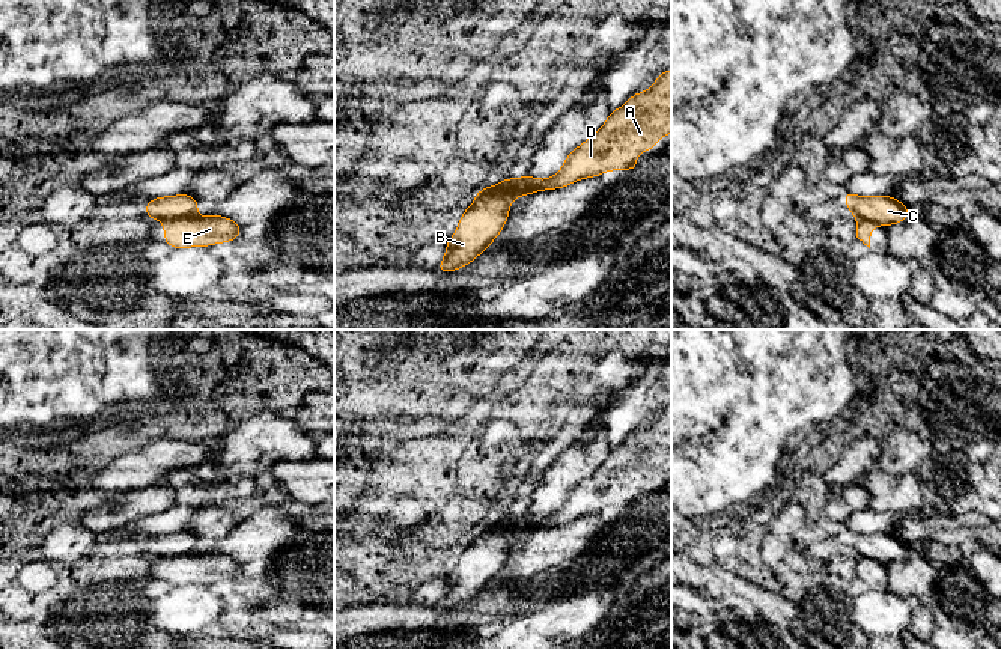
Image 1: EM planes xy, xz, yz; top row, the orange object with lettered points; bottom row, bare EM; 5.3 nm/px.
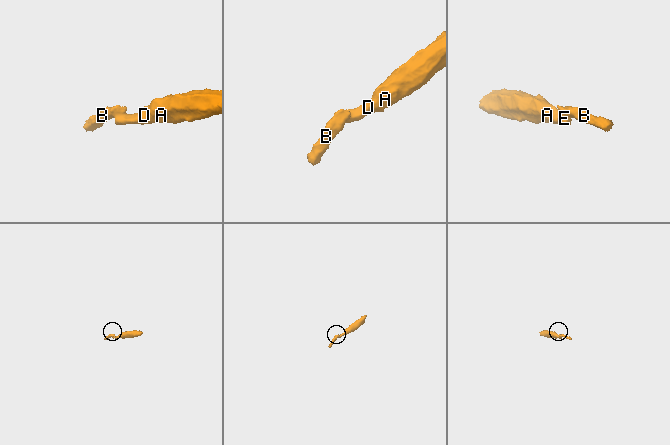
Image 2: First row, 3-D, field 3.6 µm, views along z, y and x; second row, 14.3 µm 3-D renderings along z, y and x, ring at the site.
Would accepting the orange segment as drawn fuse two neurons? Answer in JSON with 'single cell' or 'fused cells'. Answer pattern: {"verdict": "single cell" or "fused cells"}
{"verdict": "fused cells"}

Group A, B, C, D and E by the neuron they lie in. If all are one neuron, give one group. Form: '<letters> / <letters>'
A D E / B C

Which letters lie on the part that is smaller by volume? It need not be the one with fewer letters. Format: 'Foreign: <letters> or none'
Foreign: B, C

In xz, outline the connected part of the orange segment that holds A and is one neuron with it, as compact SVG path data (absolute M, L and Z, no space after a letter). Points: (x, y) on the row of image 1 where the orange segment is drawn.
M671 69L658 75L649 90L632 95L623 107L611 110L602 128L567 155L557 175L549 179L528 175L506 178L501 188L527 196L610 170L629 169L634 173L638 152L653 151L655 142L662 140L665 133L671 133Z

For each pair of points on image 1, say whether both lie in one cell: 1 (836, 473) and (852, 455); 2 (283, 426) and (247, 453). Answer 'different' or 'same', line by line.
1: same
2: same

